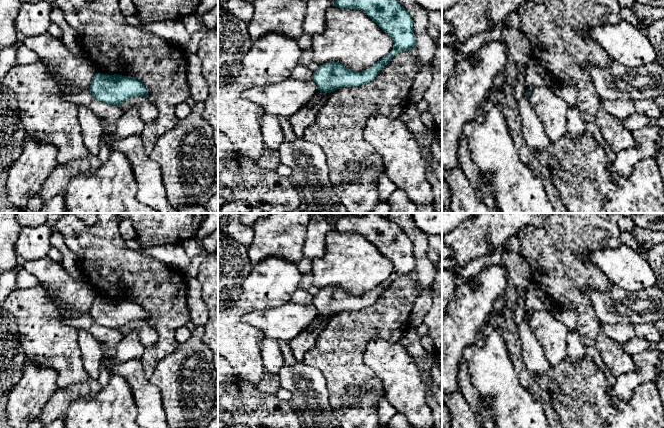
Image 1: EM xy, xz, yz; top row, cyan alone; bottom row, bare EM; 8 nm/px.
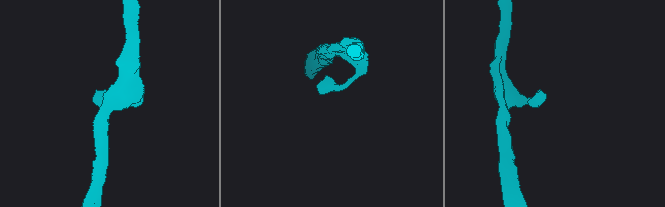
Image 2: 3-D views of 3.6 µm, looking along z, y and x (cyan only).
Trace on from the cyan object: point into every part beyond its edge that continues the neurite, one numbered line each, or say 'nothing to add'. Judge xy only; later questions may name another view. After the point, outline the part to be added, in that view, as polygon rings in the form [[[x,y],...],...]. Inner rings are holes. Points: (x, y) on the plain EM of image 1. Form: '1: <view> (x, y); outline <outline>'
nothing to add

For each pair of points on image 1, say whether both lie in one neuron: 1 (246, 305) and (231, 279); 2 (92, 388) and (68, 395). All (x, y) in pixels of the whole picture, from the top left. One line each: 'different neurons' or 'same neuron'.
1: different neurons
2: same neuron

